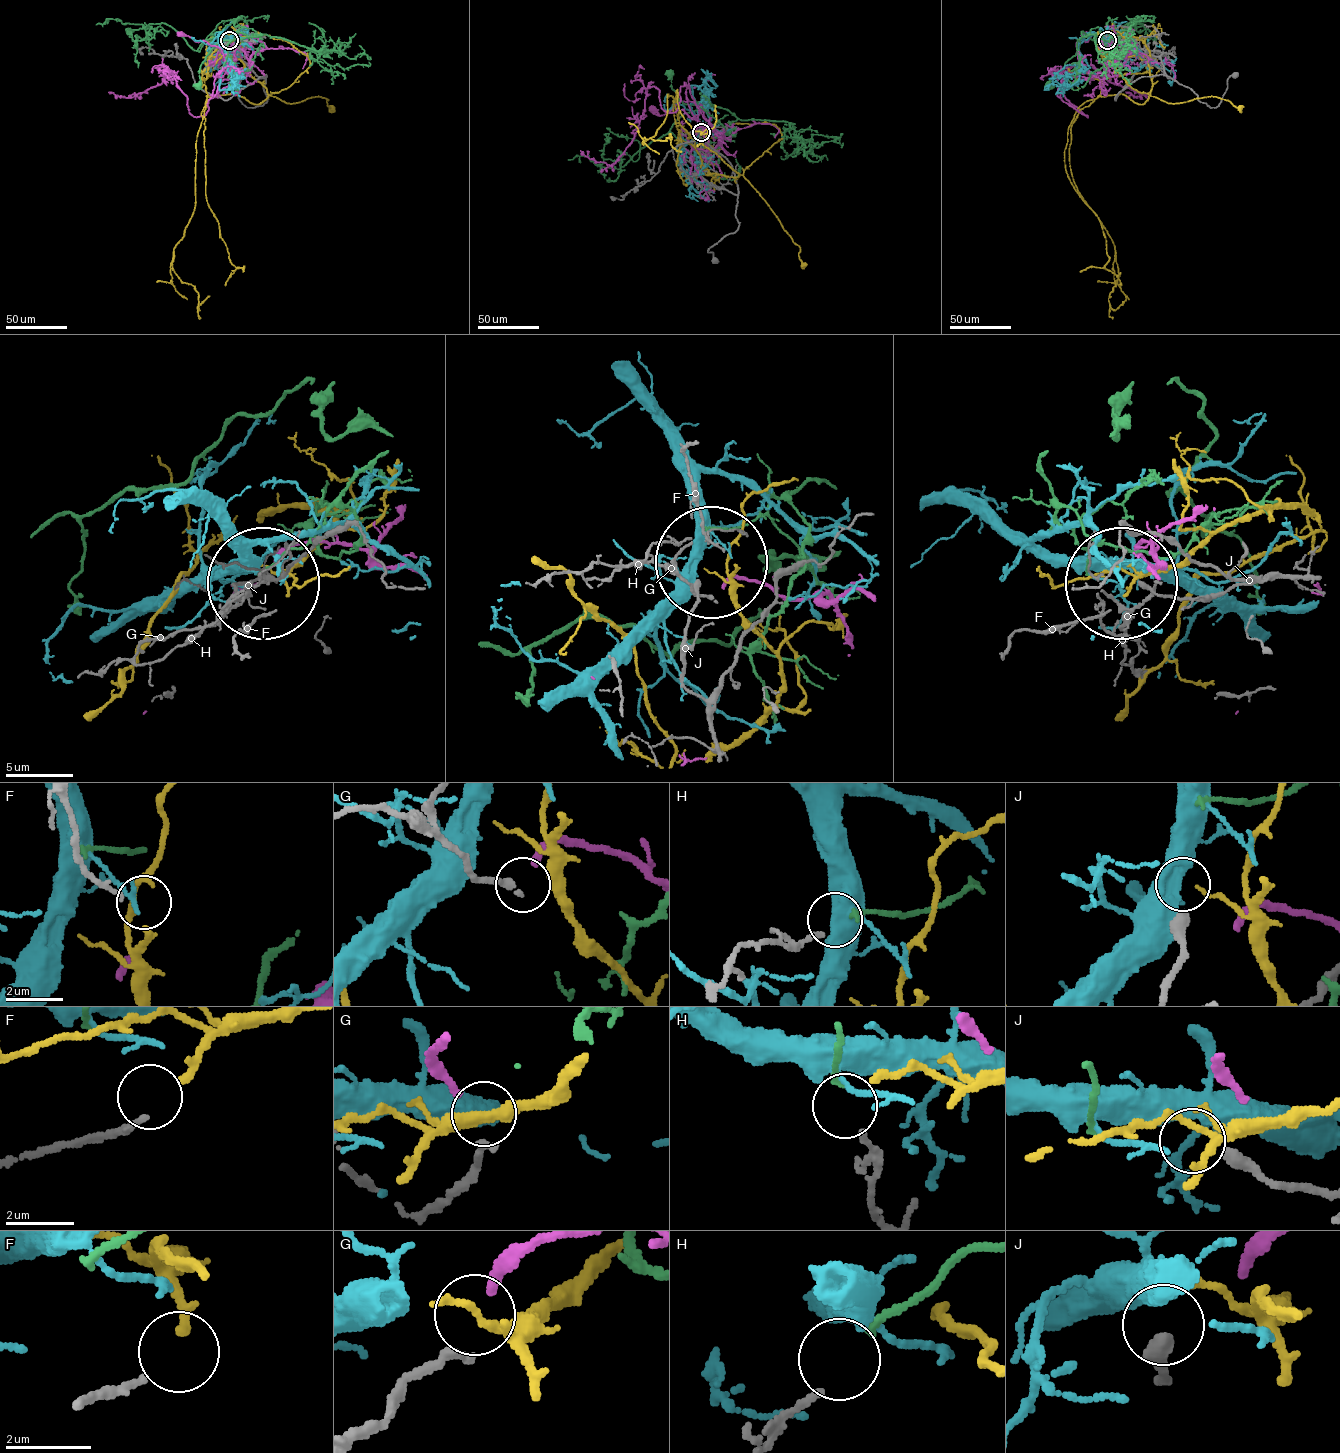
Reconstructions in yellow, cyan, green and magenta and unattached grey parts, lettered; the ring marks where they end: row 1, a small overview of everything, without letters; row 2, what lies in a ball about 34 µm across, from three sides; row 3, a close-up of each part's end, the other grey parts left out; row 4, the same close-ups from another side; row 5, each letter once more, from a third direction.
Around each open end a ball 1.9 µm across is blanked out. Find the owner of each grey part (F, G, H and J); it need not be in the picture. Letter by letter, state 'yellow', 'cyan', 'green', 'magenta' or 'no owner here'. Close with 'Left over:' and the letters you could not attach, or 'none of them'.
F: yellow
G: magenta
H: green
J: no owner here
Left over: J

